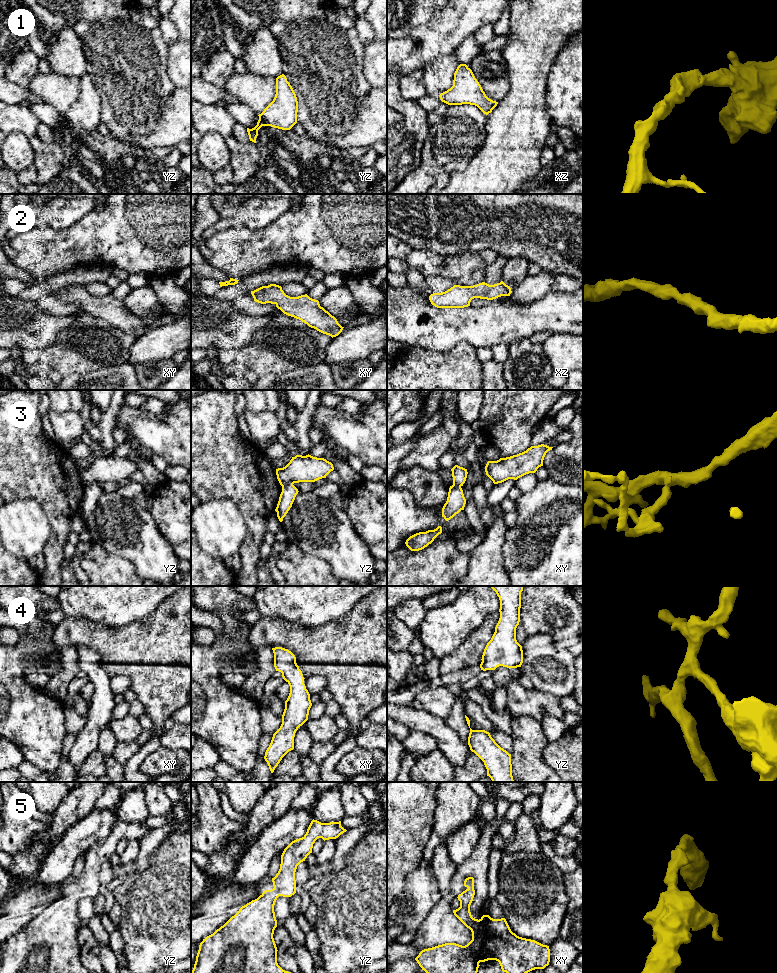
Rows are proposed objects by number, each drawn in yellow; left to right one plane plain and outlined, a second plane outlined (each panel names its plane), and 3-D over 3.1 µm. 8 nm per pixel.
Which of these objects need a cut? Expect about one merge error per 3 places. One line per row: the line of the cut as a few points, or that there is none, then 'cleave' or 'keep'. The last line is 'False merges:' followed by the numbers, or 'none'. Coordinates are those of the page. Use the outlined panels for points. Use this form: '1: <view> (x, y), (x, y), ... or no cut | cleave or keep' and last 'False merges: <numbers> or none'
1: no cut | keep
2: no cut | keep
3: yz (292, 484), (282, 486) | cleave
4: no cut | keep
5: no cut | keep
False merges: 3

